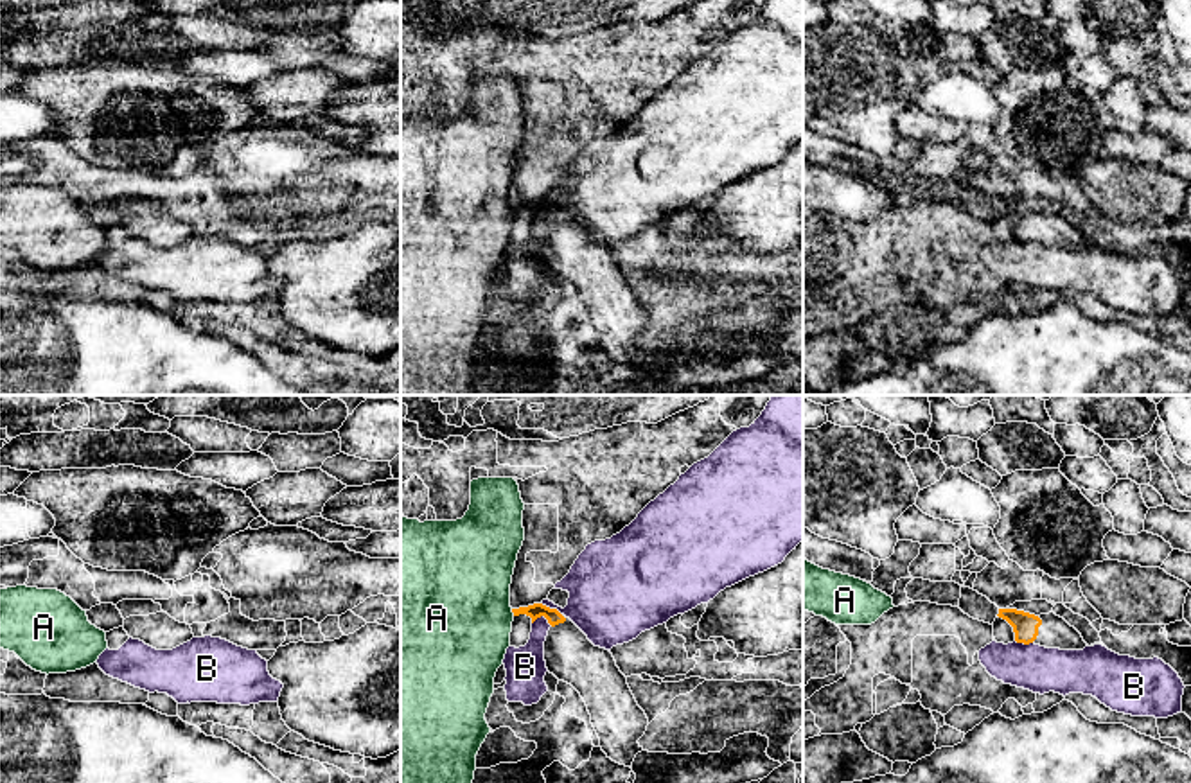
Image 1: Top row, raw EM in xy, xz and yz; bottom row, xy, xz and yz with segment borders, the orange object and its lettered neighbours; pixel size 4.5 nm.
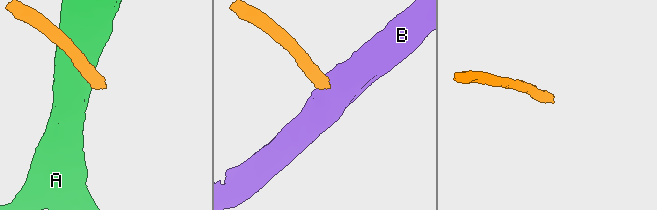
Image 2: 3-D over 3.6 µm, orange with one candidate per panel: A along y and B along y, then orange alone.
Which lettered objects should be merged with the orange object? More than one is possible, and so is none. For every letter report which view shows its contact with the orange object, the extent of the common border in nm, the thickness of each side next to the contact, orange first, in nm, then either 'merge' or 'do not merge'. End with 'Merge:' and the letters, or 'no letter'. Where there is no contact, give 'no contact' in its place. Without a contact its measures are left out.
A: contact in xz; length 40 nm; calibres 70 and 480 nm; do not merge
B: contact in xz; length 100 nm; calibres 70 and 180 nm; do not merge
Merge: no letter

